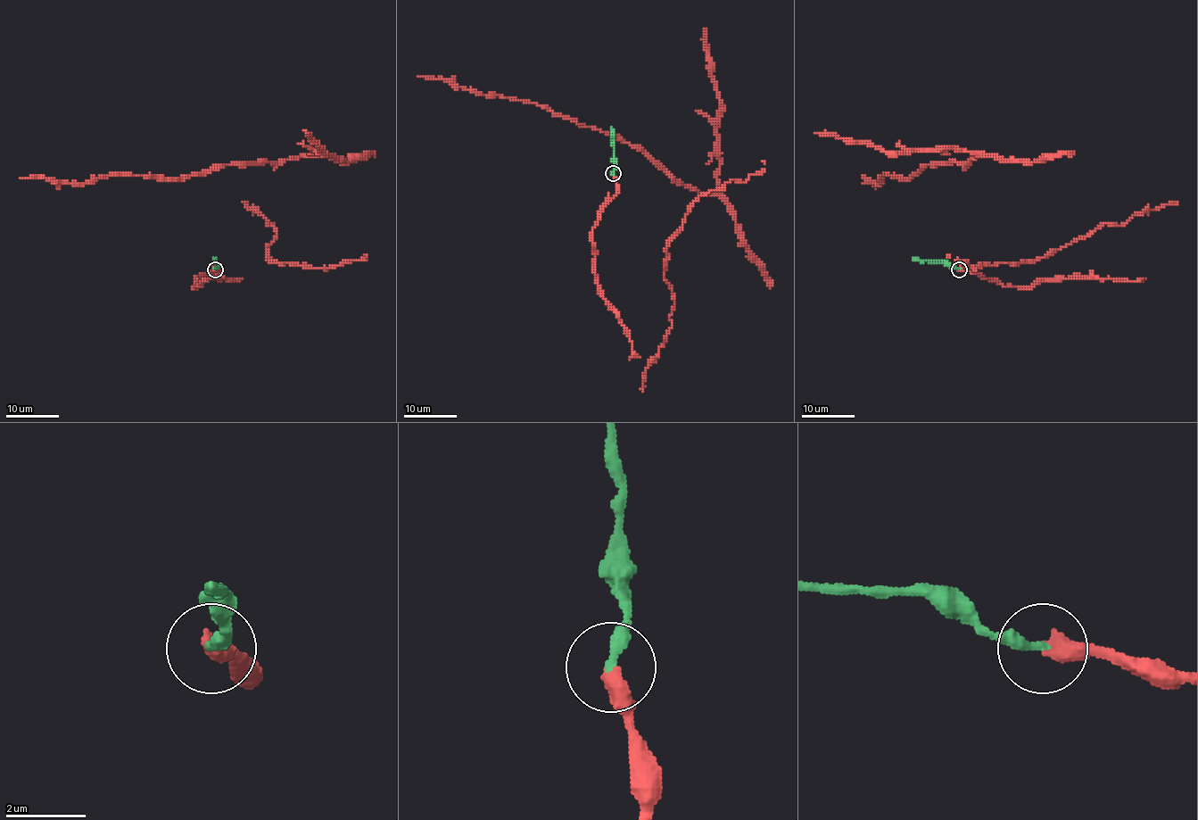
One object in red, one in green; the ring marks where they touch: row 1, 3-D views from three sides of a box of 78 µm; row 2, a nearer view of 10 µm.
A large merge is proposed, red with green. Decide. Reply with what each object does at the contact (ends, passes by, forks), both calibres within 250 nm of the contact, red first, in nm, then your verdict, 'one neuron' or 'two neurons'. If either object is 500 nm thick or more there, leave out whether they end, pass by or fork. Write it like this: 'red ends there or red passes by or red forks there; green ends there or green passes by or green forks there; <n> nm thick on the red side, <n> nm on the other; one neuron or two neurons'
red ends there; green ends there; 420 nm thick on the red side, 300 nm on the other; one neuron

